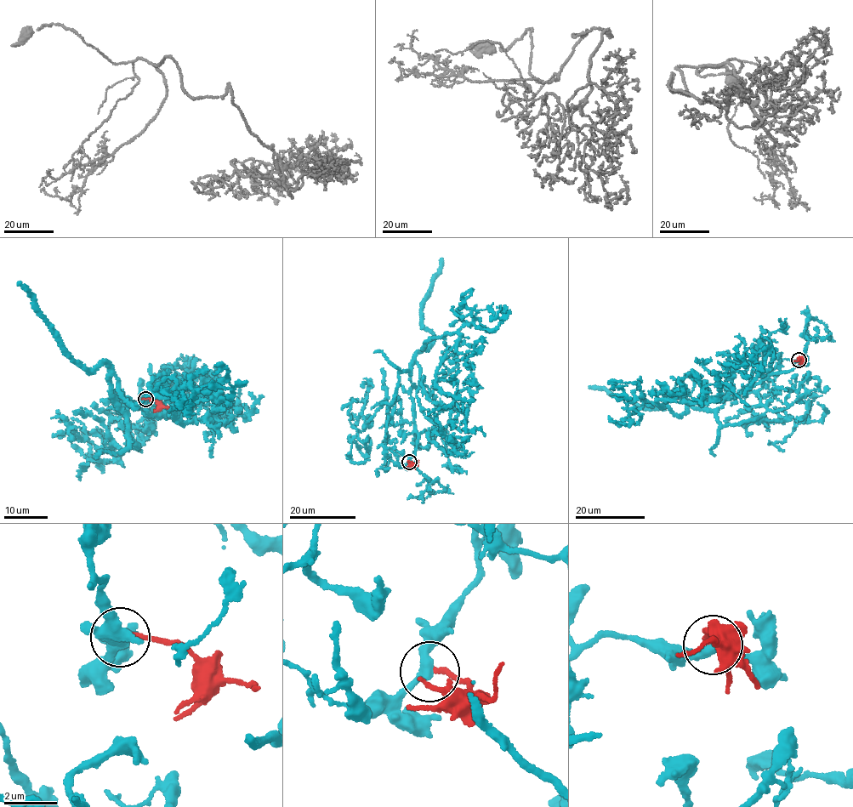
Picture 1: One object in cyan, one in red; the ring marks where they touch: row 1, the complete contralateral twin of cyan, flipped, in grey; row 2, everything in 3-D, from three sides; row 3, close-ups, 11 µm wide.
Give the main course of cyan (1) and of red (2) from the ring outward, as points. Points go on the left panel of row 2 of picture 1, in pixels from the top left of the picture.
1: (145, 400), (114, 390), (117, 408), (109, 376), (134, 406), (181, 397), (185, 424), (261, 394)
2: (145, 400), (152, 399), (167, 407)

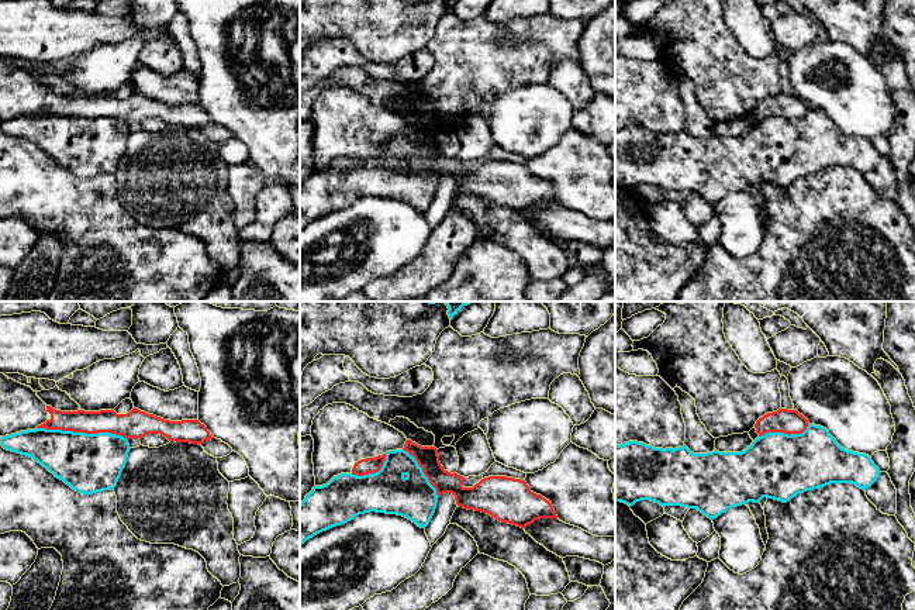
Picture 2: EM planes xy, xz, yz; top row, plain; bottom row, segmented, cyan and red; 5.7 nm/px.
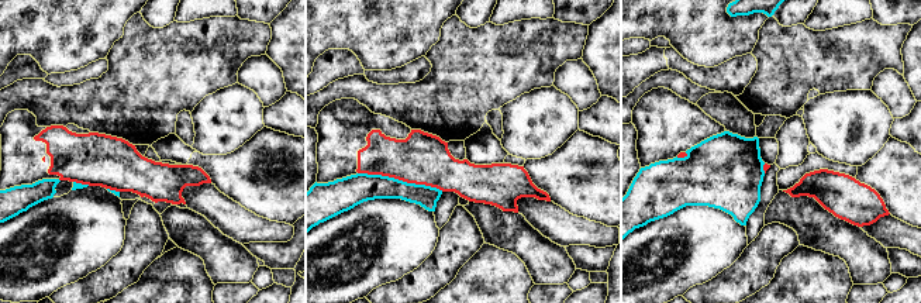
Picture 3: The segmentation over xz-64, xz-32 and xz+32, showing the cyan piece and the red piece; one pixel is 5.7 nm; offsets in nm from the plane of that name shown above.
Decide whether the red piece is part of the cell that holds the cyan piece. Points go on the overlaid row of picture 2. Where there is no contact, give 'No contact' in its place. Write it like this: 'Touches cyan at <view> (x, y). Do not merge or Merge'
Touches cyan at xy (82, 433). Do not merge

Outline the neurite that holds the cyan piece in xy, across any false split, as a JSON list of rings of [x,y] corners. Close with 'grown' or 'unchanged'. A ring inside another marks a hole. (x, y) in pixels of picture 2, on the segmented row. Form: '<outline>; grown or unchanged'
[[[46,428],[6,435],[0,442],[7,451],[32,458],[83,494],[114,490],[131,449],[121,435]]]; unchanged

